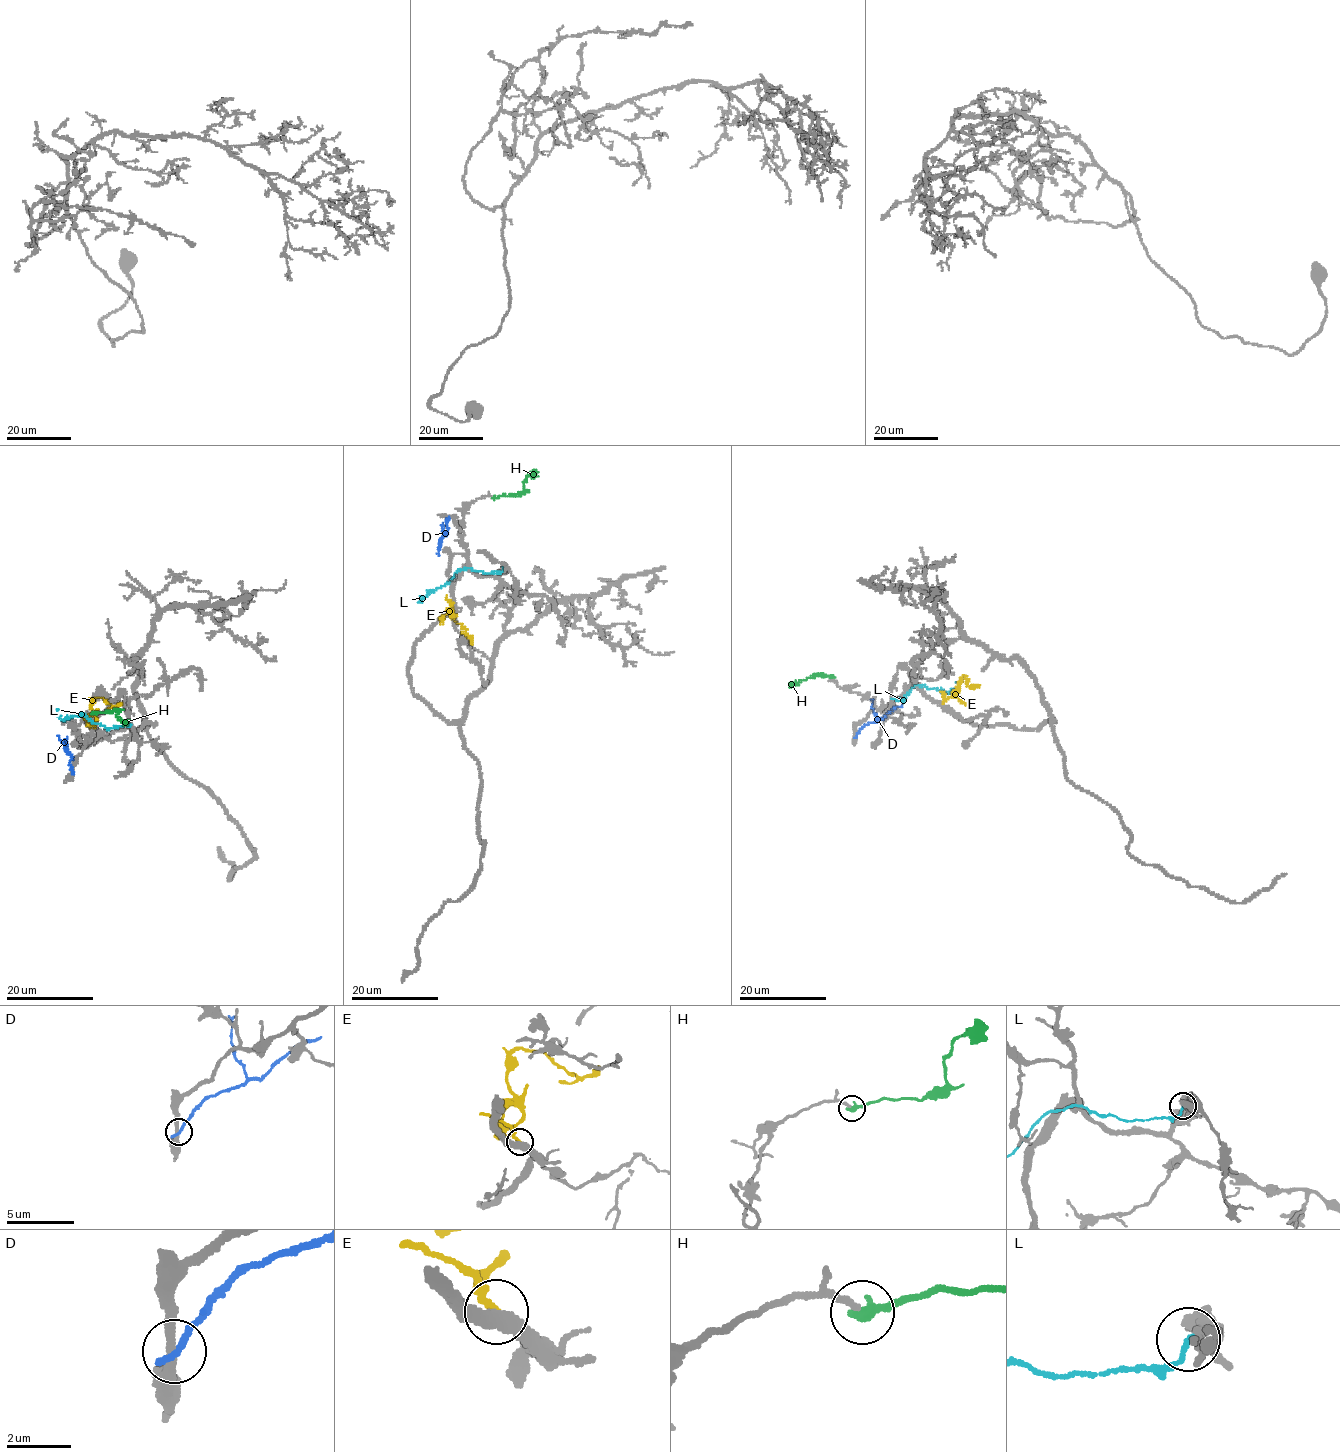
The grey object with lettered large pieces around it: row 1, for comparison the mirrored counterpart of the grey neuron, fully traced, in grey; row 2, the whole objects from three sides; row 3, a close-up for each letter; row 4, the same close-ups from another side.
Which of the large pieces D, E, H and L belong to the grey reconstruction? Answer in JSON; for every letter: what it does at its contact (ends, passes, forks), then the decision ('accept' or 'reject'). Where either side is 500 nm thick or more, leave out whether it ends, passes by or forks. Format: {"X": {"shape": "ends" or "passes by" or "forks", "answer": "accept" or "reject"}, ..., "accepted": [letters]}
{"D": {"shape": "ends", "answer": "reject"}, "E": {"shape": "passes by", "answer": "accept"}, "H": {"shape": "ends", "answer": "accept"}, "L": {"shape": "ends", "answer": "reject"}, "accepted": ["E", "H"]}

